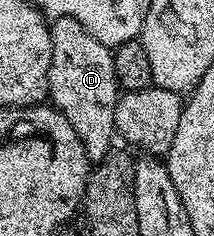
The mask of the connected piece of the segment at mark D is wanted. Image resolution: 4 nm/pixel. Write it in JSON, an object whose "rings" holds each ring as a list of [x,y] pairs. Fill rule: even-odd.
{"rings":[[[58,17],[51,22],[52,31],[52,58],[50,59],[50,71],[48,72],[48,97],[51,104],[66,119],[70,119],[70,127],[78,131],[78,139],[82,139],[82,147],[86,151],[89,162],[95,163],[113,148],[112,137],[116,133],[114,123],[114,111],[118,100],[118,86],[114,75],[112,63],[113,50],[107,45],[98,43],[82,23],[73,17]]]}

